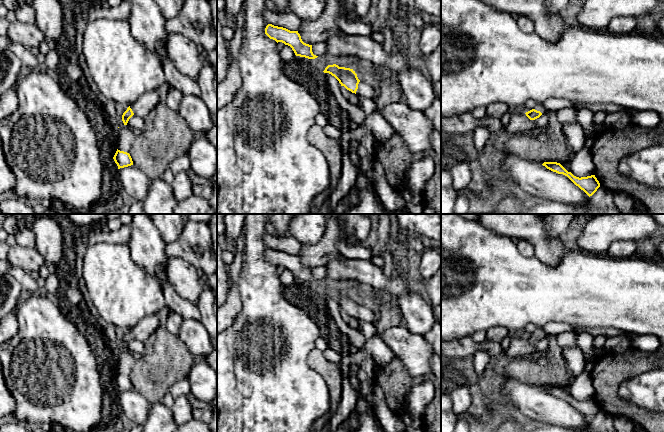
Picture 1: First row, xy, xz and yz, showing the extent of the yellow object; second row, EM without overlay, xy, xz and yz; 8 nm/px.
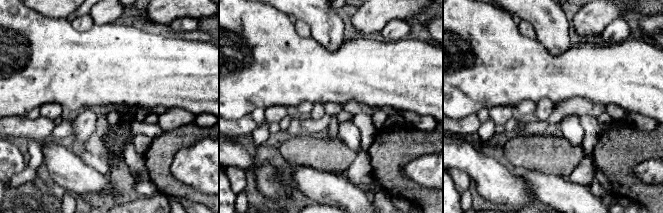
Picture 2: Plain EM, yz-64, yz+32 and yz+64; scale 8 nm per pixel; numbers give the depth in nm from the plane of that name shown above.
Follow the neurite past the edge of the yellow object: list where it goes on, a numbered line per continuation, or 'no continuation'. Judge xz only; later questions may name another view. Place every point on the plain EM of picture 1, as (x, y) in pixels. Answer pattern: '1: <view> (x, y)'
1: xz (364, 313)

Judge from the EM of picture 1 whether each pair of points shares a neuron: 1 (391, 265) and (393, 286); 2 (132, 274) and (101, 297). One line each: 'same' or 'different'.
1: different
2: same

